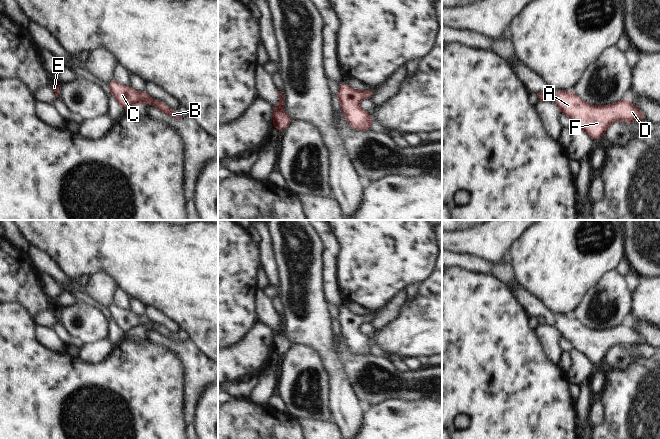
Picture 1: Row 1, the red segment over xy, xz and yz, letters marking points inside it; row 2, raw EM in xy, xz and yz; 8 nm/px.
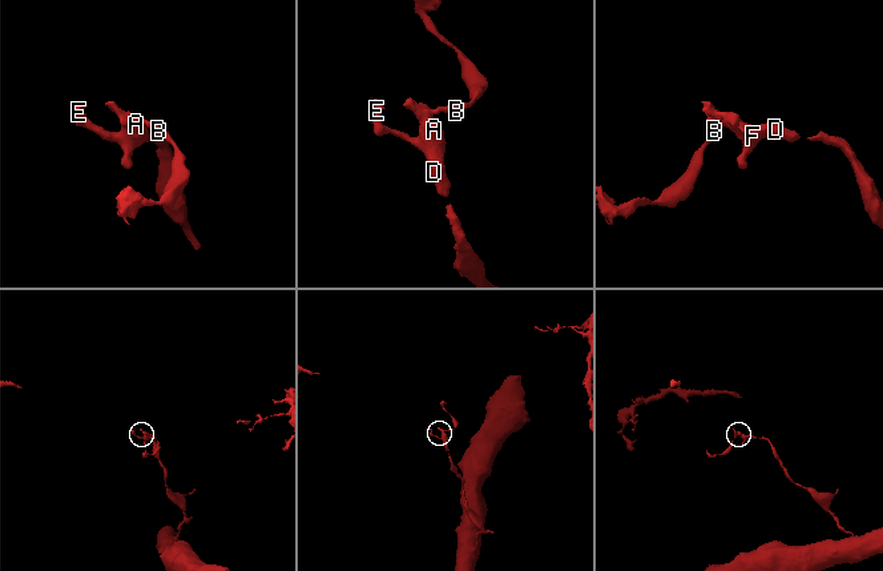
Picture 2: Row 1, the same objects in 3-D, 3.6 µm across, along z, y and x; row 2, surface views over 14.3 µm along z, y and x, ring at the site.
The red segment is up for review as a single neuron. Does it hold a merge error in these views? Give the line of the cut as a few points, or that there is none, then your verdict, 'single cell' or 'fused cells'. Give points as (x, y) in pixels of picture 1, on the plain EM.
no cut | single cell

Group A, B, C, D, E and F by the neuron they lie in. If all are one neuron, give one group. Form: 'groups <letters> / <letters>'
groups A B C D E F

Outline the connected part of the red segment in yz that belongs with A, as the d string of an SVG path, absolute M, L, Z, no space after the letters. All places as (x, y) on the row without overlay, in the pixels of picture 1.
M573 314L556 315L556 326L562 337L566 338L572 345L573 349L584 354L594 365L602 361L610 348L617 344L627 347L633 347L638 344L646 344L644 337L633 329L627 322L624 322L616 328L608 330L591 330L582 325Z

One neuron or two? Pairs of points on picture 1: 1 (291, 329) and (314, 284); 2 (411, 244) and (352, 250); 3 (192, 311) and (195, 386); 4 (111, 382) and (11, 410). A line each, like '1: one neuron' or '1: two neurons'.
1: one neuron
2: one neuron
3: two neurons
4: one neuron

